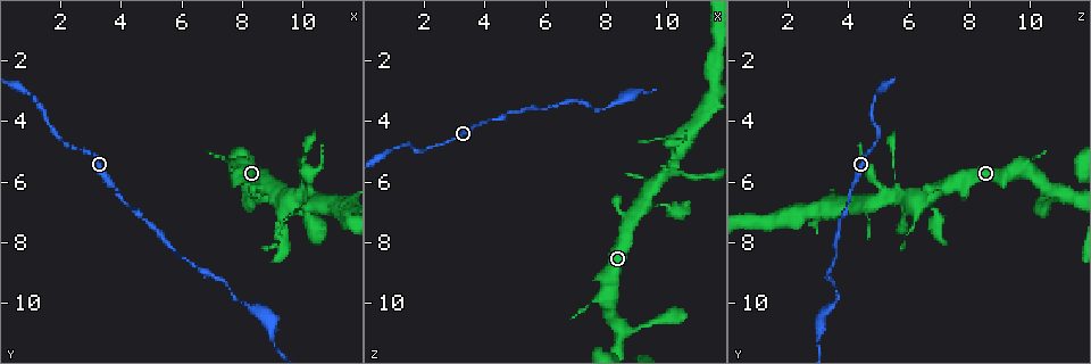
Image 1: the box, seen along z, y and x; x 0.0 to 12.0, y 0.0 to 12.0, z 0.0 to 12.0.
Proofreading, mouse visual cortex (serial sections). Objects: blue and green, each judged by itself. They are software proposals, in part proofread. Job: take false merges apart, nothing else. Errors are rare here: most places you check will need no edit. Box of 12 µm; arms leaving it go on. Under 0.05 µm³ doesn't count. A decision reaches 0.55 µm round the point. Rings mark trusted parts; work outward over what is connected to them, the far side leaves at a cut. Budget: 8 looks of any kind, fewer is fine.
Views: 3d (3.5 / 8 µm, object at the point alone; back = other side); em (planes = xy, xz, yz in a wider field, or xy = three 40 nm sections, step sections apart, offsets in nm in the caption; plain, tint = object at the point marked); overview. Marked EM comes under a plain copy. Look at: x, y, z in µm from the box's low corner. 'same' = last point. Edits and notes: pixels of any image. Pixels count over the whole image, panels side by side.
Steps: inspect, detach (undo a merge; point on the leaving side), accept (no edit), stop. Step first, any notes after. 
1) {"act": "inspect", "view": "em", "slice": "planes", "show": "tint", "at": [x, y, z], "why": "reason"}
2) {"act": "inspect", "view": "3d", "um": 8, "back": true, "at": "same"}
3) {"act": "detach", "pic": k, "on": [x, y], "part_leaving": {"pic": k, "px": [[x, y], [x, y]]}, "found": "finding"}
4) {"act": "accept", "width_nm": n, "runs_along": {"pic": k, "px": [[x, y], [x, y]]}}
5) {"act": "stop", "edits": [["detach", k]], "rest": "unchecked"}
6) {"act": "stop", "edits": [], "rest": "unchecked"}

{"act": "inspect", "view": "3d", "um": 8, "at": [6.0, 8.5, 3.6], "why": "narrows sharply"}

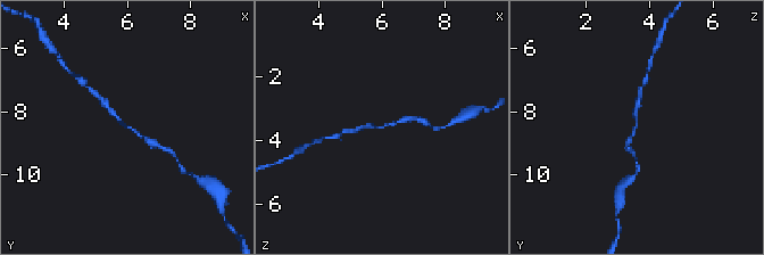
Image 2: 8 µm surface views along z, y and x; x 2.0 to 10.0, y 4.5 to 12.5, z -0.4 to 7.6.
{"act": "inspect", "view": "3d", "um": 3.5, "at": [6.0, 8.4, 3.6]}

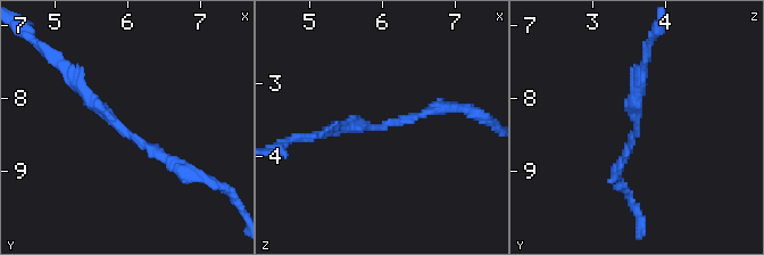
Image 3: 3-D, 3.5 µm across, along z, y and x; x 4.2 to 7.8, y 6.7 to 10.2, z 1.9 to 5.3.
{"act": "inspect", "view": "em", "slice": "xy", "step": 5, "show": "tint", "at": [6.00, 8.40, 3.60], "arm_widths_nm": [150, 150], "why": "need the tissue"}

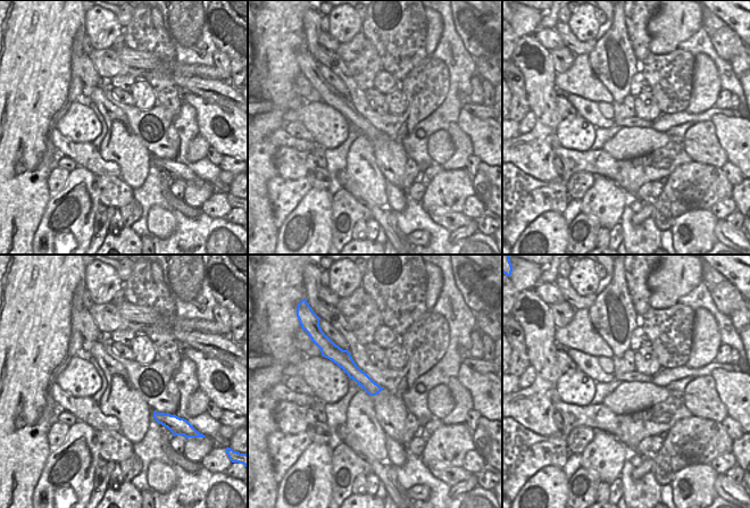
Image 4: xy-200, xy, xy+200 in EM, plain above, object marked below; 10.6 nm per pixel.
{"act": "accept", "found": "continuous, no second cell"}

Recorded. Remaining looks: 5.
{"act": "inspect", "view": "3d", "um": 3.5, "at": [8.0, 5.6, 9.8], "why": "branch point"}

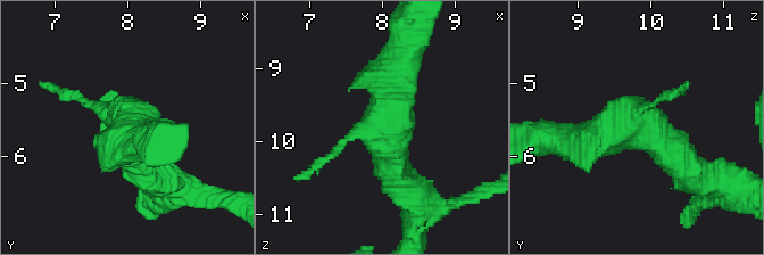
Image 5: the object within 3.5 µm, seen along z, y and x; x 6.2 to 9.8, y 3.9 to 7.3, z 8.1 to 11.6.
{"act": "inspect", "view": "em", "slice": "xy", "step": 1, "show": "tint", "at": [8.05, 5.50, 9.80], "why": "need the tissue"}

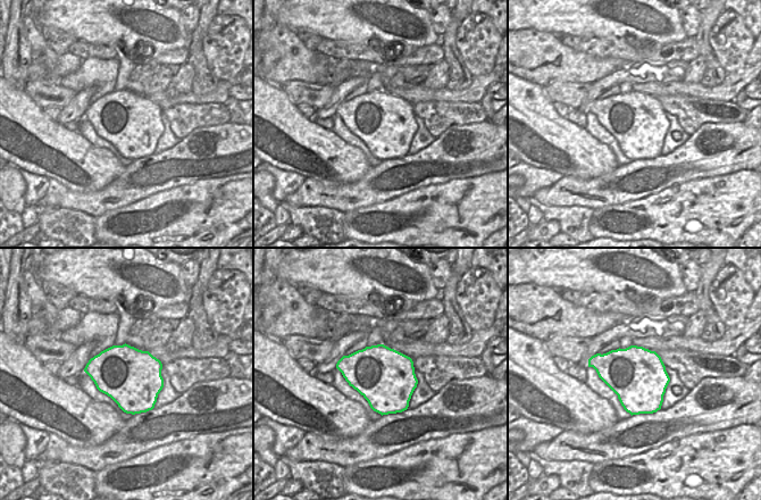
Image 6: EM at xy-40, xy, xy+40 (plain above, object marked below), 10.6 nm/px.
{"act": "accept", "found": "continuous, no second cell"}

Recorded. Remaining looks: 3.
{"act": "inspect", "view": "3d", "um": 3.5, "at": [2.5, 4.9, 4.7], "why": "narrows sharply"}

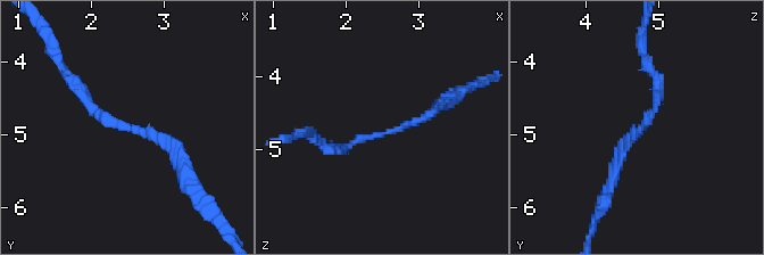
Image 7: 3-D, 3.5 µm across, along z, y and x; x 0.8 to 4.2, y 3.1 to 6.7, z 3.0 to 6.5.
{"act": "inspect", "view": "em", "slice": "xy", "step": 3, "show": "tint", "at": [2.45, 4.95, 4.80], "why": "shape alone is not enough"}

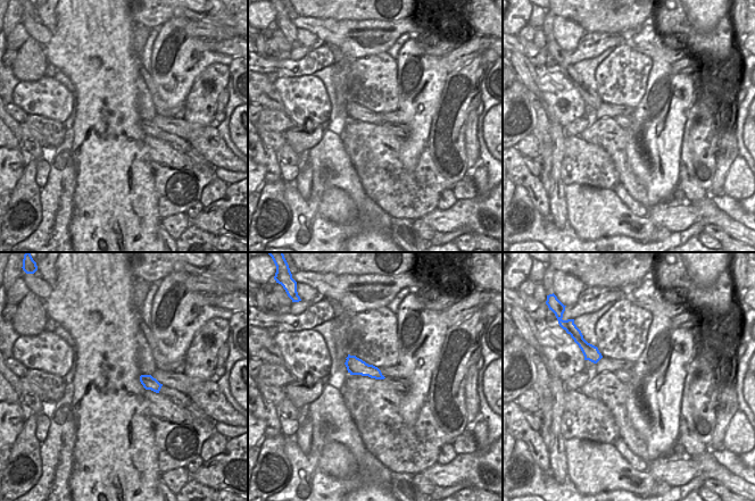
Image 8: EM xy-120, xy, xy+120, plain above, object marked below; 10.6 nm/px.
{"act": "accept", "runs_along": {"pic": 7, "px": [[184, 164], [159, 136], [110, 125], [73, 80]]}, "found": "all the same cell"}

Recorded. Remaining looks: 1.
{"act": "stop", "edits": [], "rest": "unchecked"}

